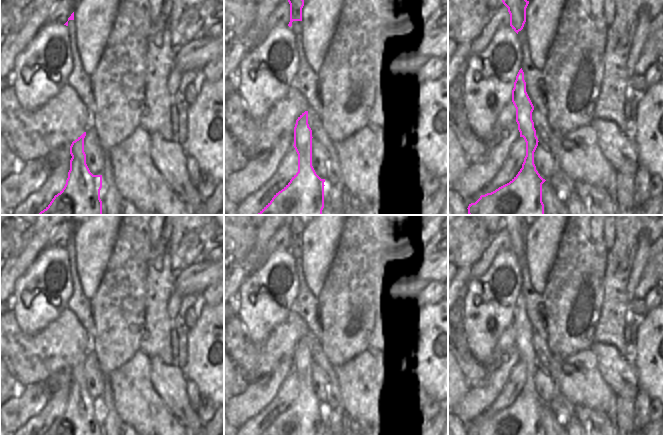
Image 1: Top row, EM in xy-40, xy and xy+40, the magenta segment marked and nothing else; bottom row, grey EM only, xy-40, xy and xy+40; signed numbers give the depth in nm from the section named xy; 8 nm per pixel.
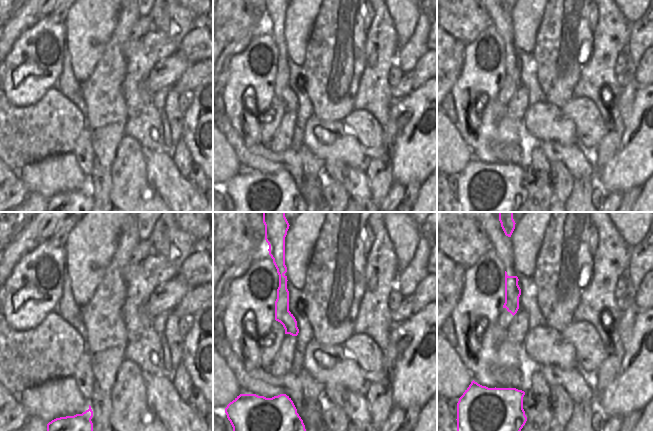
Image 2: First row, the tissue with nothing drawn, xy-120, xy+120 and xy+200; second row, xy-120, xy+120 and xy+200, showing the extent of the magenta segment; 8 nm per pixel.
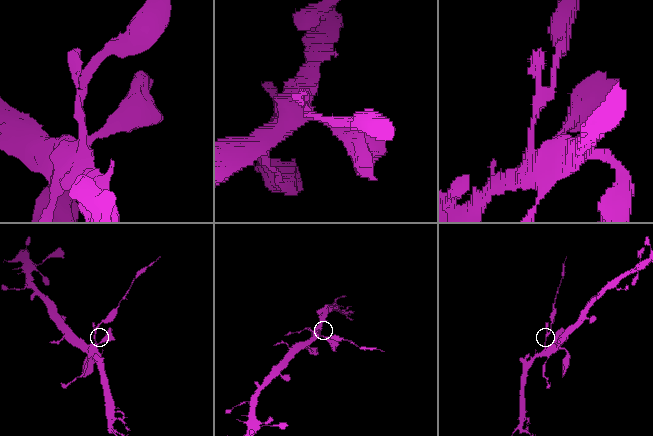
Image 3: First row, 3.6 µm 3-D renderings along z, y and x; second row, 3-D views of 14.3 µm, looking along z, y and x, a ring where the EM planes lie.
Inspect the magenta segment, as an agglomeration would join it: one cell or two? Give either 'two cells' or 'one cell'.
two cells

